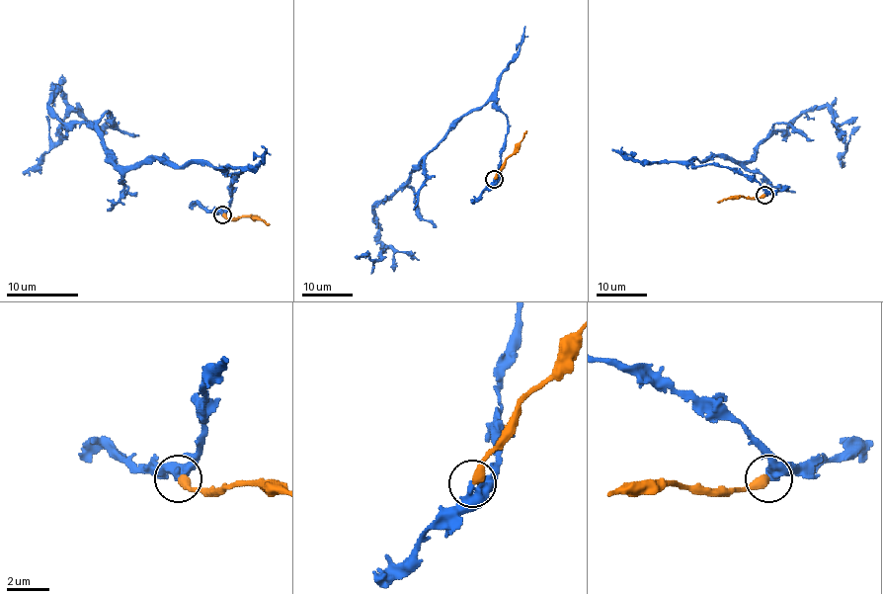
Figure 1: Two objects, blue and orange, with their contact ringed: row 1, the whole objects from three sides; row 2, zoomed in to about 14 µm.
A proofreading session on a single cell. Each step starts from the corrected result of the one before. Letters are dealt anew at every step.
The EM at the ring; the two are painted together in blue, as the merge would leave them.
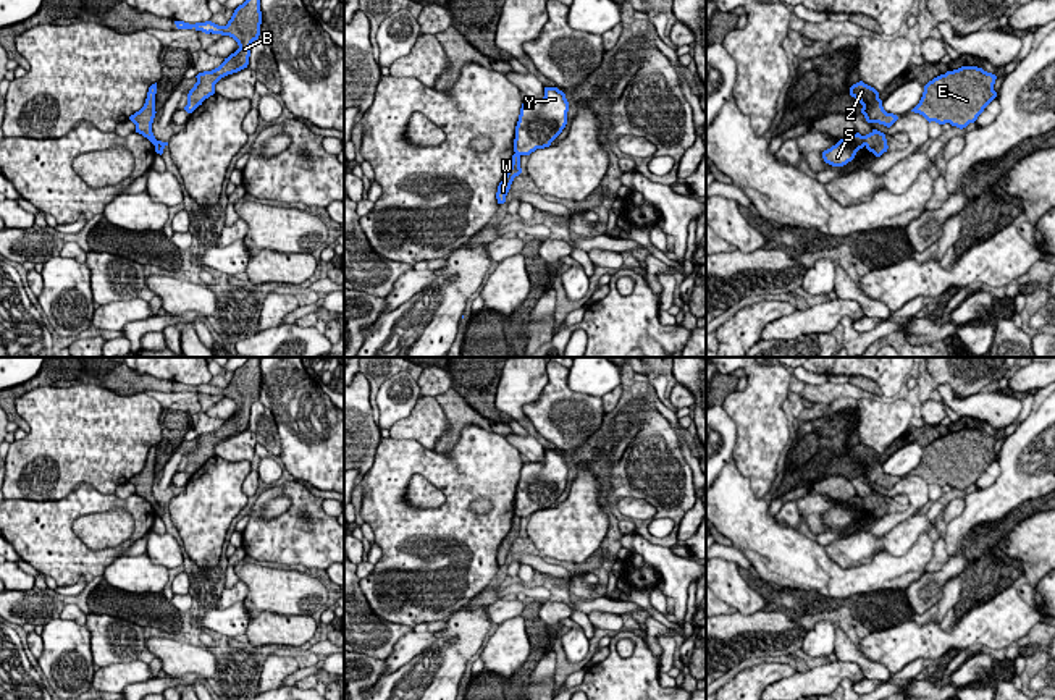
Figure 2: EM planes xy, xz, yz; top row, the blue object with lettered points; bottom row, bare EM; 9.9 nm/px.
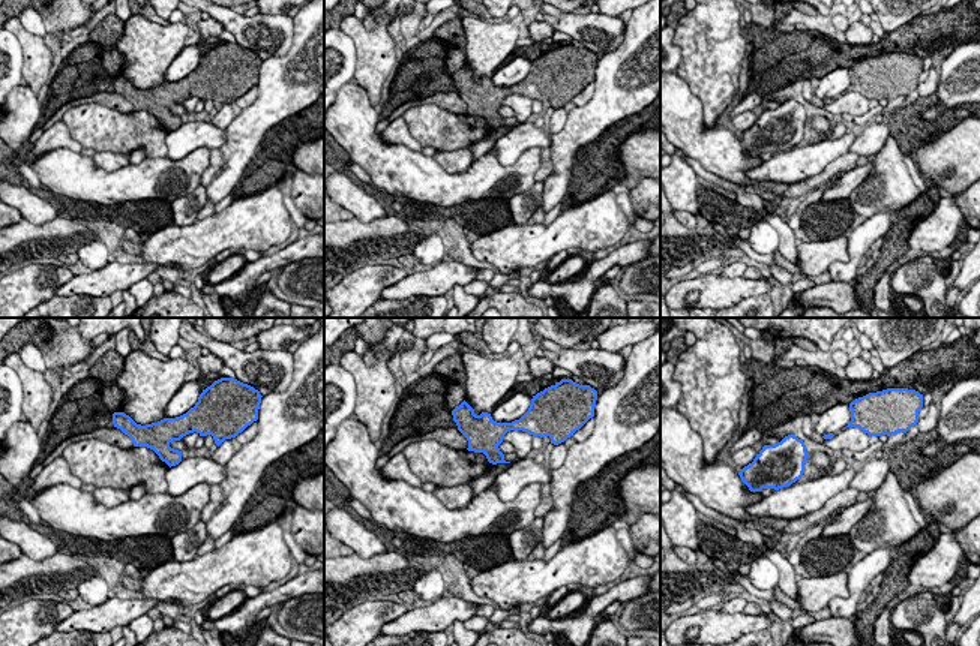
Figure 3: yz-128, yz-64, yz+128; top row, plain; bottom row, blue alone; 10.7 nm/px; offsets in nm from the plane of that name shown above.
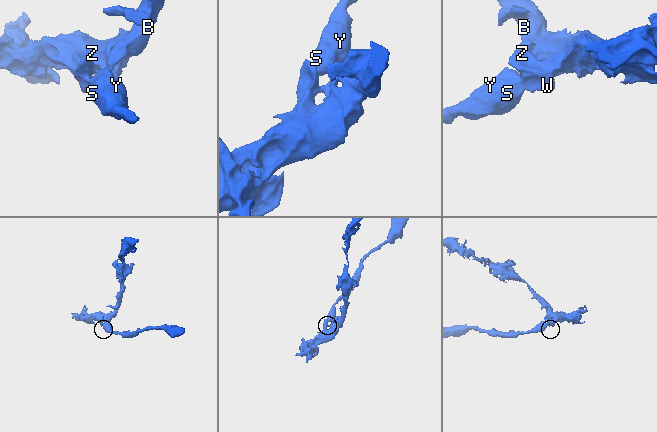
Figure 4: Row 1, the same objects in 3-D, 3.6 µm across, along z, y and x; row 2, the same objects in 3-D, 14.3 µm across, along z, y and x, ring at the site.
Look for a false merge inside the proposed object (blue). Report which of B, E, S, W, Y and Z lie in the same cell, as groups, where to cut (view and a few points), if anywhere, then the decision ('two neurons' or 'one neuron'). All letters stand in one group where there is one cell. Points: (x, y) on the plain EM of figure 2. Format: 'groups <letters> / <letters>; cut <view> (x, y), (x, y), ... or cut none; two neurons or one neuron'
groups B E W Z / S Y; cut yz (860, 498), (865, 506); two neurons

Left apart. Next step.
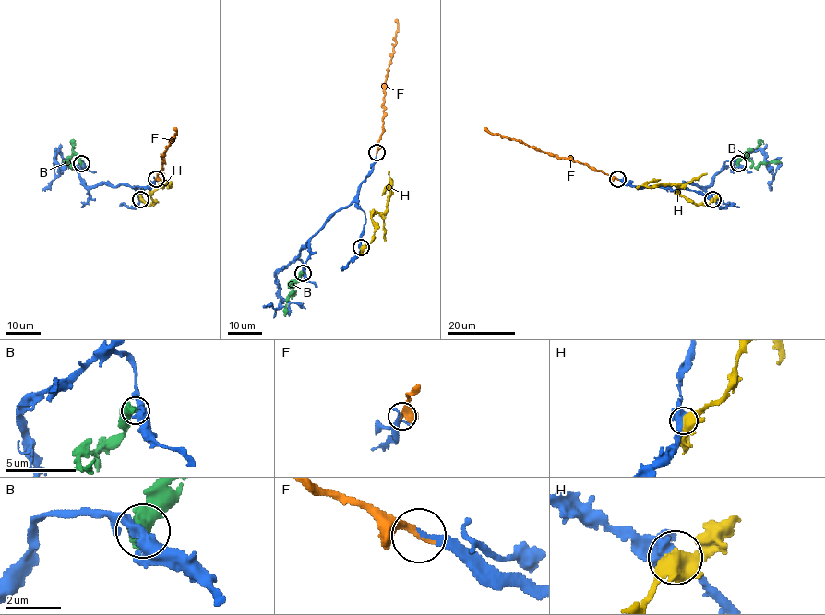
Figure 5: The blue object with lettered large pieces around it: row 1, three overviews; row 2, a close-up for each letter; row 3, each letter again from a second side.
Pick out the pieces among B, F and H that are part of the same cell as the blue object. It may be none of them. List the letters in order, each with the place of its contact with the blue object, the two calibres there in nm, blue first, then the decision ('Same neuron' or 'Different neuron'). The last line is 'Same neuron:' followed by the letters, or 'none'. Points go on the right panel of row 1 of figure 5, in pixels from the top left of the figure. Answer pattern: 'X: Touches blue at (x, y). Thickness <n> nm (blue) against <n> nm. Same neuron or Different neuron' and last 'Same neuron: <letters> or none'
B: Touches blue at (738, 163). Thickness 420 nm (blue) against 700 nm. Different neuron
F: Touches blue at (617, 179). Thickness 240 nm (blue) against 240 nm. Same neuron
H: Touches blue at (712, 199). Thickness 400 nm (blue) against 550 nm. Different neuron
Same neuron: F

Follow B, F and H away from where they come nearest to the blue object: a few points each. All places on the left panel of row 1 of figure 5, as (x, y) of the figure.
B: (81, 163), (78, 157), (73, 154), (68, 159), (71, 167), (64, 162)
F: (155, 179), (161, 170), (163, 155), (176, 134), (174, 128)
H: (140, 198), (149, 206), (153, 205), (150, 195), (164, 185), (171, 185), (161, 179)

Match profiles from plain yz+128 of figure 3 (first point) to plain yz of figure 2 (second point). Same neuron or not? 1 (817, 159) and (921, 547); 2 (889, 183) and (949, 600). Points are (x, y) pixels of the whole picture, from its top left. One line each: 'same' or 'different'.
1: different
2: different

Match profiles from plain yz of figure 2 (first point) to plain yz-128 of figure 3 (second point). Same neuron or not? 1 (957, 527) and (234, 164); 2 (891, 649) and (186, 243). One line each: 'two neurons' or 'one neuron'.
1: one neuron
2: one neuron

